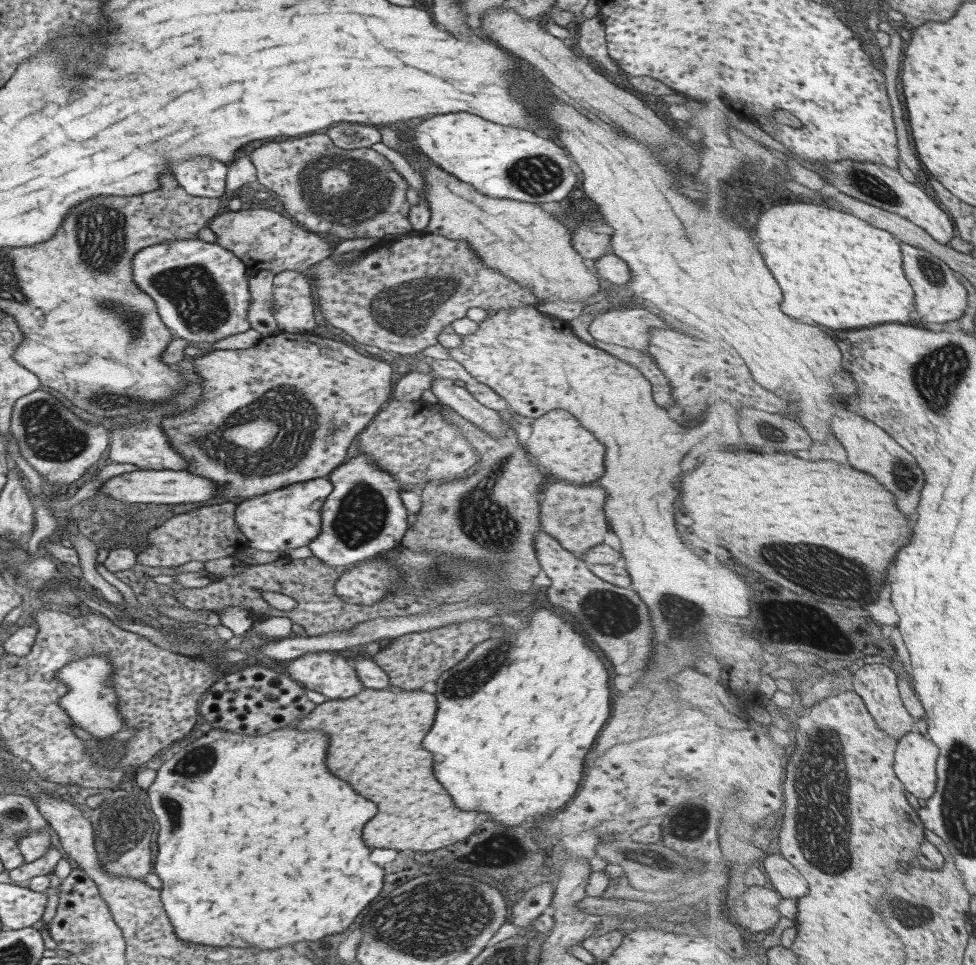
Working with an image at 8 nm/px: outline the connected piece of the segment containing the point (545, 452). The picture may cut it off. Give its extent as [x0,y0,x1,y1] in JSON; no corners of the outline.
[526,409,603,483]

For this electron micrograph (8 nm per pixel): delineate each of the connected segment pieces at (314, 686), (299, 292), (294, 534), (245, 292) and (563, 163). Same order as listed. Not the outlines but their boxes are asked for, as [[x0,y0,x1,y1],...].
[[285,652,363,700],[272,270,317,332],[235,477,331,551],[130,238,250,345],[413,112,577,203]]

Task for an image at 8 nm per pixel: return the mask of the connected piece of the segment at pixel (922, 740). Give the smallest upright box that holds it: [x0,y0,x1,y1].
[897,731,939,798]

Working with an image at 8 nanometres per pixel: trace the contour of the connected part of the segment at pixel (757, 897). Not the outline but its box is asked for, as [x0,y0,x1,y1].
[727,885,784,932]

